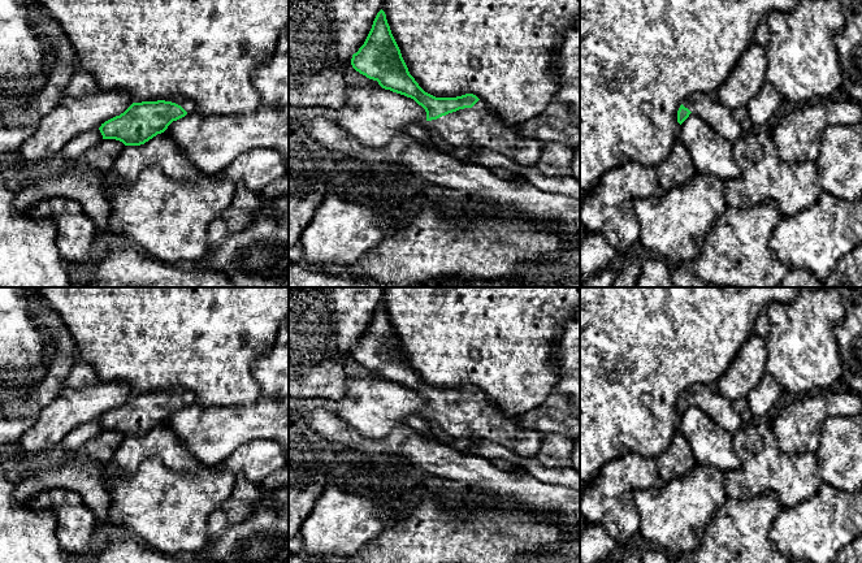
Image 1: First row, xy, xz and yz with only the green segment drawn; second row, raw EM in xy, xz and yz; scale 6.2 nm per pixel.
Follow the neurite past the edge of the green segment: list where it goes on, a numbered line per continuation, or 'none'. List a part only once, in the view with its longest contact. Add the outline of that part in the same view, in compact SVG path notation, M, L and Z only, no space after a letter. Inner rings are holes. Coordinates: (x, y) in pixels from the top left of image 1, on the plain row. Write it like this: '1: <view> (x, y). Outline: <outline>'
1: xz (471, 418). Outline: M482 391L472 399L426 412L425 417L450 437L491 441L521 458L534 458L541 447L541 433L521 428L515 419L503 417Z

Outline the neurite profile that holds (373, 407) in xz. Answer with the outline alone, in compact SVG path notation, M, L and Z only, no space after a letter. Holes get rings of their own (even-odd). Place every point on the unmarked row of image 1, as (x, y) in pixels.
M352 377L334 412L368 438L384 438L407 416L425 416L426 403L413 390L381 377Z

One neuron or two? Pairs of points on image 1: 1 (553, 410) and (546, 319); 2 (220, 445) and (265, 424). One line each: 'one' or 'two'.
1: two
2: one

